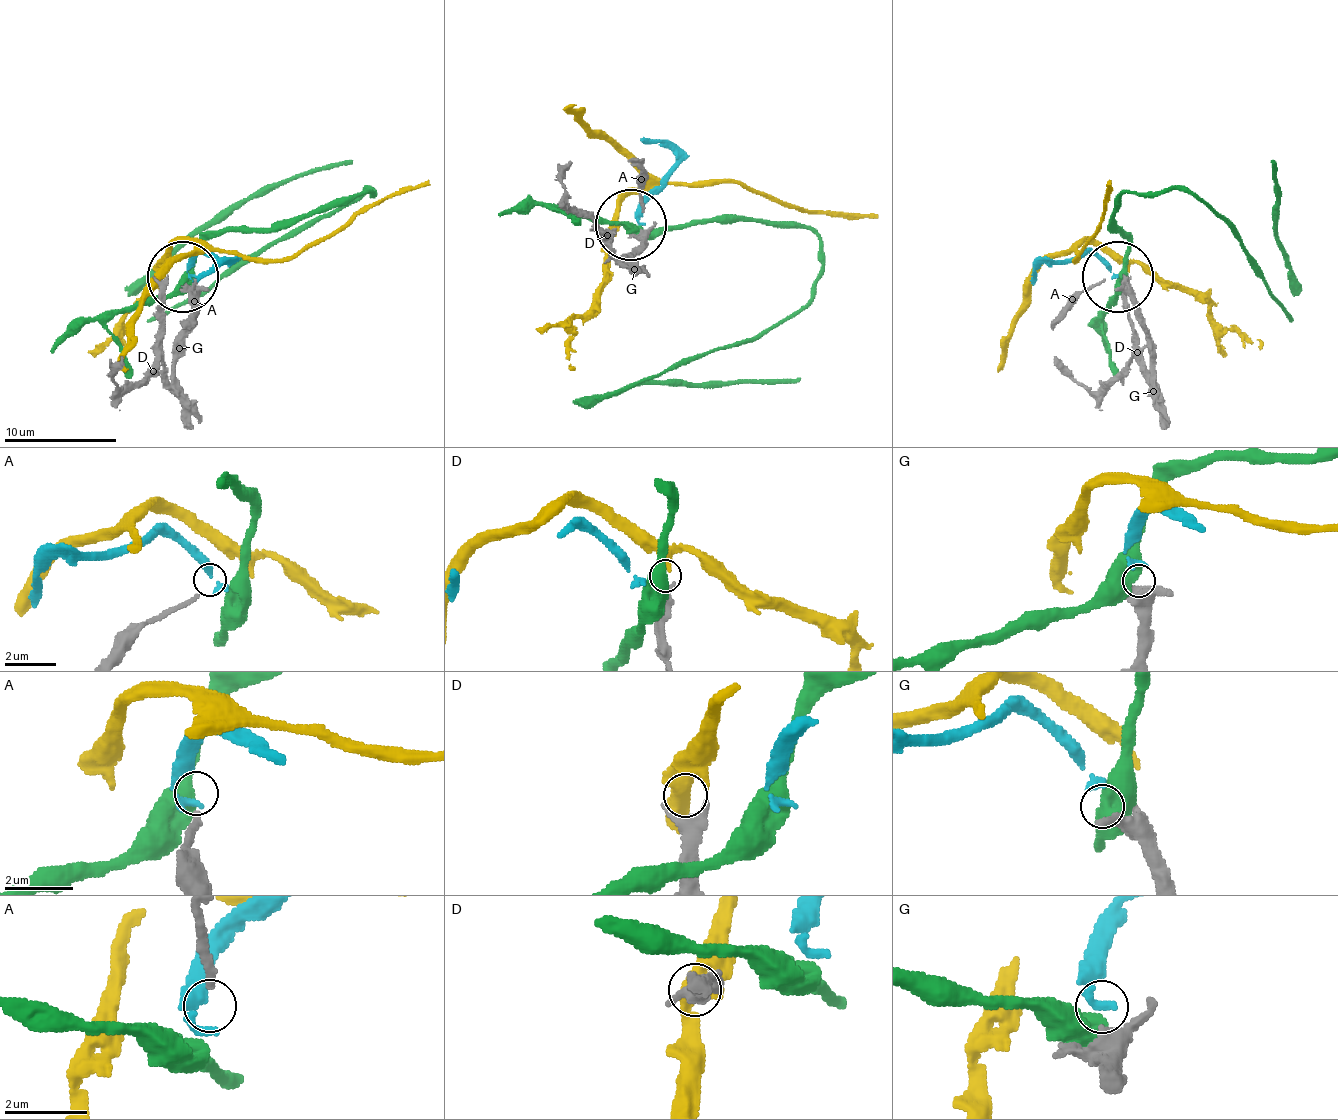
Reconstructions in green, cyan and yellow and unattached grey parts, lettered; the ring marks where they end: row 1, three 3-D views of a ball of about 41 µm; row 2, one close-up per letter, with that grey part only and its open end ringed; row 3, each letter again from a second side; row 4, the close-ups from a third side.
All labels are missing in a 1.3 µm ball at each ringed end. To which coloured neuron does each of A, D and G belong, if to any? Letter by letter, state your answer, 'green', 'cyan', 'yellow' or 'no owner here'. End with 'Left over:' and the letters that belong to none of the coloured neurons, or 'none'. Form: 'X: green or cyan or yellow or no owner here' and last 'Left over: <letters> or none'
A: no owner here
D: yellow
G: cyan
Left over: A

